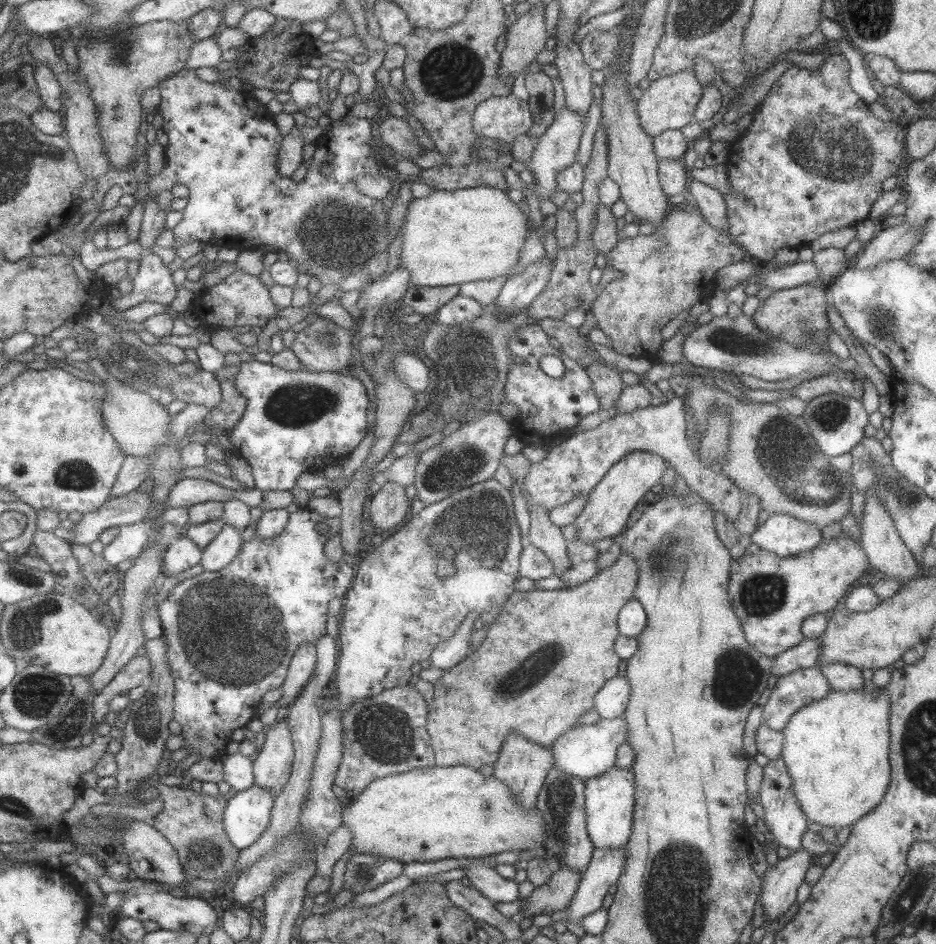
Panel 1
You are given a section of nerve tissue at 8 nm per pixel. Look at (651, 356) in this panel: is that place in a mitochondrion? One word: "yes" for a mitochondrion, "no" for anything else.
no

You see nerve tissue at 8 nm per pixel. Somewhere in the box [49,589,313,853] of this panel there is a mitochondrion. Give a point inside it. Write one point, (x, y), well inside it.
(146, 725)

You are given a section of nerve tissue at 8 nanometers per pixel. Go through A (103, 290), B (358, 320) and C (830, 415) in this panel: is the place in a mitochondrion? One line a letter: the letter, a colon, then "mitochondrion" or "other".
A: other
B: other
C: mitochondrion

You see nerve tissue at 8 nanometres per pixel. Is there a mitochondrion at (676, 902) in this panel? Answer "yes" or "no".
yes

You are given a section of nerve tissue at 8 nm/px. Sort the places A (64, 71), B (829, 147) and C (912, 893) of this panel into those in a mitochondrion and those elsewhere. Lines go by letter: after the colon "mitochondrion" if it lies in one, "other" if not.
A: other
B: mitochondrion
C: mitochondrion

